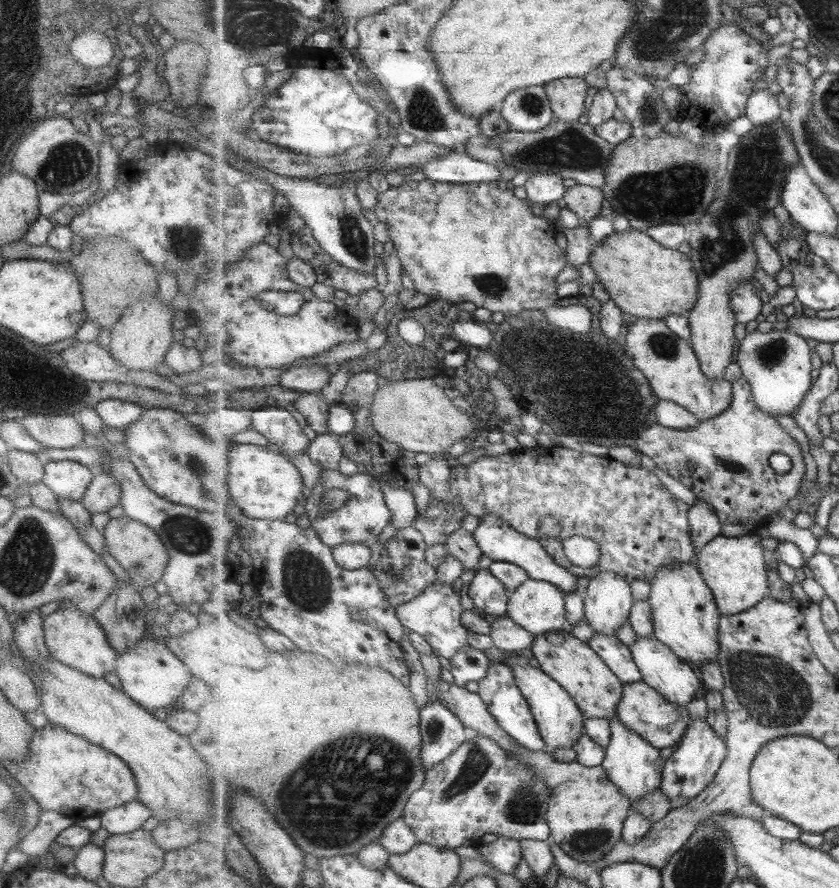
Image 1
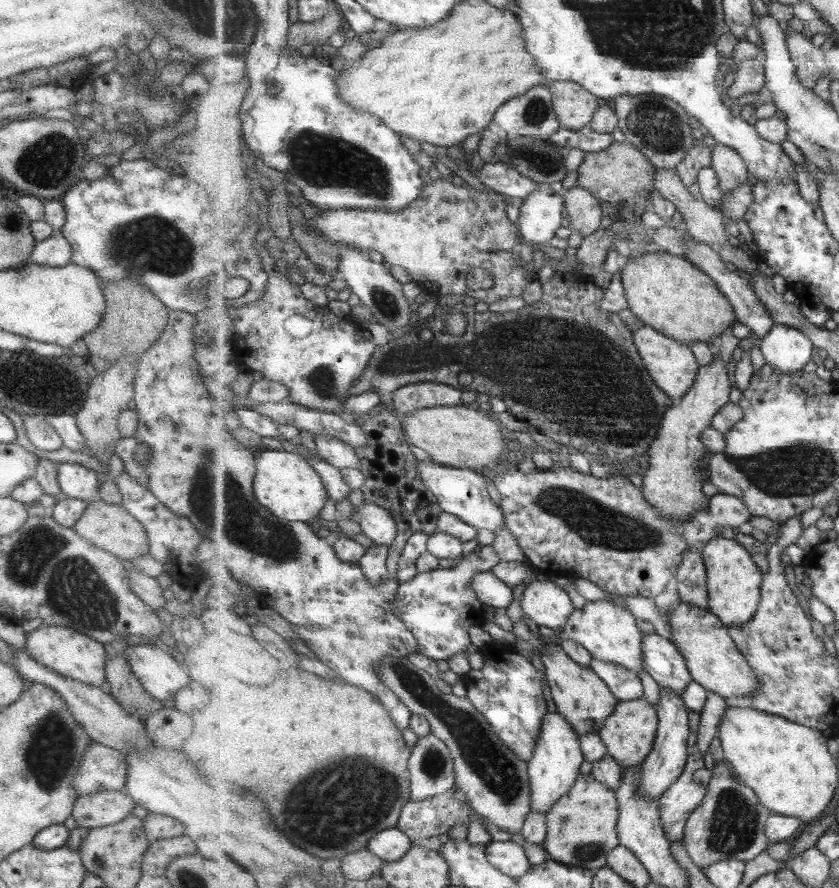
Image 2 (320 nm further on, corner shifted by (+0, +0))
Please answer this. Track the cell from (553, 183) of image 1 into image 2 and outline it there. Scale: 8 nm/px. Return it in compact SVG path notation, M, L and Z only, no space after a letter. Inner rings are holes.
M549 184L541 186L531 196L523 201L517 225L524 239L536 244L549 244L555 238L555 232L563 226L563 210L566 209L566 200L563 195L557 194Z

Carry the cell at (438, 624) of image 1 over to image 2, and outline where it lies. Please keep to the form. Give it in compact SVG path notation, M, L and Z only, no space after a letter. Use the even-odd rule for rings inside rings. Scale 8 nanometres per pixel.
M478 545L454 567L431 572L417 573L409 582L398 588L395 606L401 620L418 639L418 652L437 662L447 661L453 655L473 644L469 629L482 624L482 603L472 587L472 576L483 571L492 571L500 563L499 553L494 546Z

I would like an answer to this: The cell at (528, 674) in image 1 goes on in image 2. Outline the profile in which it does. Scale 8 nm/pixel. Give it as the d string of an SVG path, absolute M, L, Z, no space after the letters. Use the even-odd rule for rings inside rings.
M548 713L544 718L541 736L536 746L534 757L528 762L528 773L531 781L531 812L549 813L563 796L569 795L581 774L581 766L586 757L582 751L580 735L575 732L570 722L563 715Z

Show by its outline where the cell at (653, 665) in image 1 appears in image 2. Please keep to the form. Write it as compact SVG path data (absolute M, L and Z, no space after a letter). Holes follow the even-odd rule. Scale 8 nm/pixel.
M660 686L657 710L660 718L658 737L653 750L647 755L646 761L642 764L642 769L638 776L639 791L645 796L651 796L651 799L661 799L670 786L673 786L682 777L689 758L687 740L691 736L689 712L687 712L687 706L681 694L674 692L670 688L662 688Z

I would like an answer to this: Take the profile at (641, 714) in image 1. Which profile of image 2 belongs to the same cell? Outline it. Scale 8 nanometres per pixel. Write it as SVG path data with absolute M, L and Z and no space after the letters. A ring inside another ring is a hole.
M643 698L620 701L615 712L605 721L603 730L598 734L607 745L608 754L618 760L618 763L627 768L639 766L646 761L647 755L653 750L660 718L657 708Z

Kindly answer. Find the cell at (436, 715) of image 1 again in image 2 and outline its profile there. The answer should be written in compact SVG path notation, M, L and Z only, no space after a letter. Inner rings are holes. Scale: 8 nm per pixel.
M433 733L417 740L409 767L410 801L413 803L449 793L456 786L454 758L450 747Z

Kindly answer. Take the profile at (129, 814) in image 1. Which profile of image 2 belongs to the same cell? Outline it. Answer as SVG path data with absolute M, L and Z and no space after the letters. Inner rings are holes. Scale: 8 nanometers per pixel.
M101 790L95 794L77 796L70 815L77 827L101 828L123 821L134 806L133 800L125 792Z

